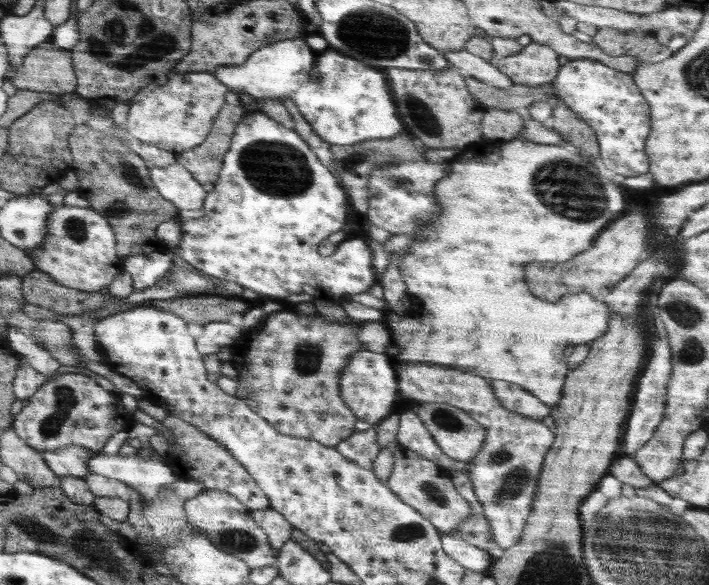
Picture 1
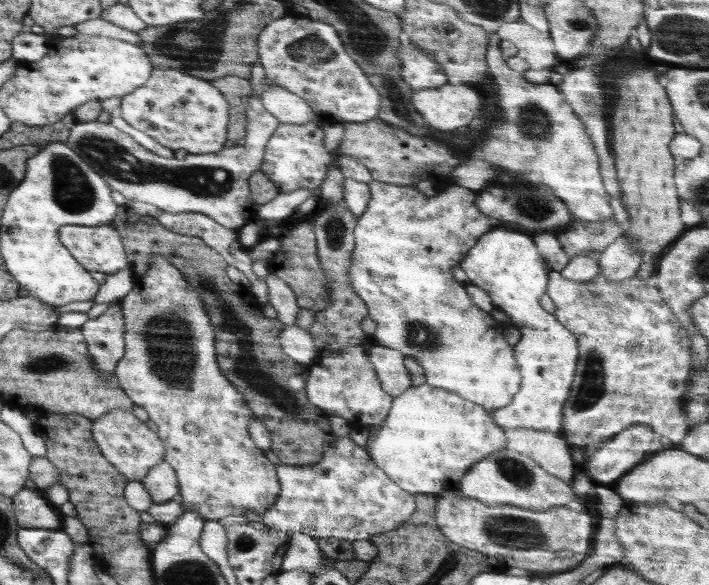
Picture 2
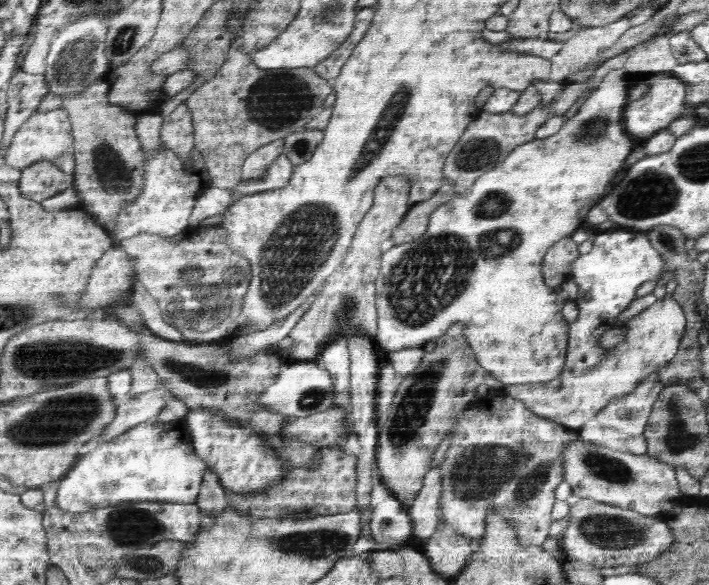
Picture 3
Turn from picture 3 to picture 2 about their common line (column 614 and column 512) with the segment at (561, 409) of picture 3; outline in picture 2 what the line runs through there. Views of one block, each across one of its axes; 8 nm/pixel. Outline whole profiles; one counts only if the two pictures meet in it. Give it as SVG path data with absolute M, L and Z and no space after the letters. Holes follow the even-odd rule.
M372 179L369 183L369 191L371 192L370 200L367 209L358 217L355 229L353 230L354 238L356 239L352 251L351 263L348 265L348 279L350 279L350 287L354 289L356 295L364 301L364 305L368 307L369 317L375 320L377 327L376 332L372 336L374 344L399 350L406 357L412 357L420 367L424 369L426 376L426 384L441 388L447 391L455 392L458 396L465 398L469 402L478 404L489 413L504 408L513 400L513 396L521 387L520 367L515 361L514 348L508 344L504 338L504 330L509 325L504 318L499 317L496 313L486 313L480 310L465 293L463 284L455 282L452 276L454 266L459 266L459 263L465 254L476 244L476 241L486 234L492 226L496 224L492 218L486 216L475 203L477 193L466 187L461 187L456 184L444 187L436 196L430 197L424 195L421 191L413 186L402 186L397 184L383 183Z

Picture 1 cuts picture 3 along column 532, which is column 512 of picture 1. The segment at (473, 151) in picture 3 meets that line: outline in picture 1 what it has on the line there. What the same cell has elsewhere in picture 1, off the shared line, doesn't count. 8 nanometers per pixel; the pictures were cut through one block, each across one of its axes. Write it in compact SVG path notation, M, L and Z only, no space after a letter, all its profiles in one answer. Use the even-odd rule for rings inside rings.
M485 108L482 119L482 139L494 140L498 144L512 139L521 138L523 118L515 110L502 110L497 108Z

